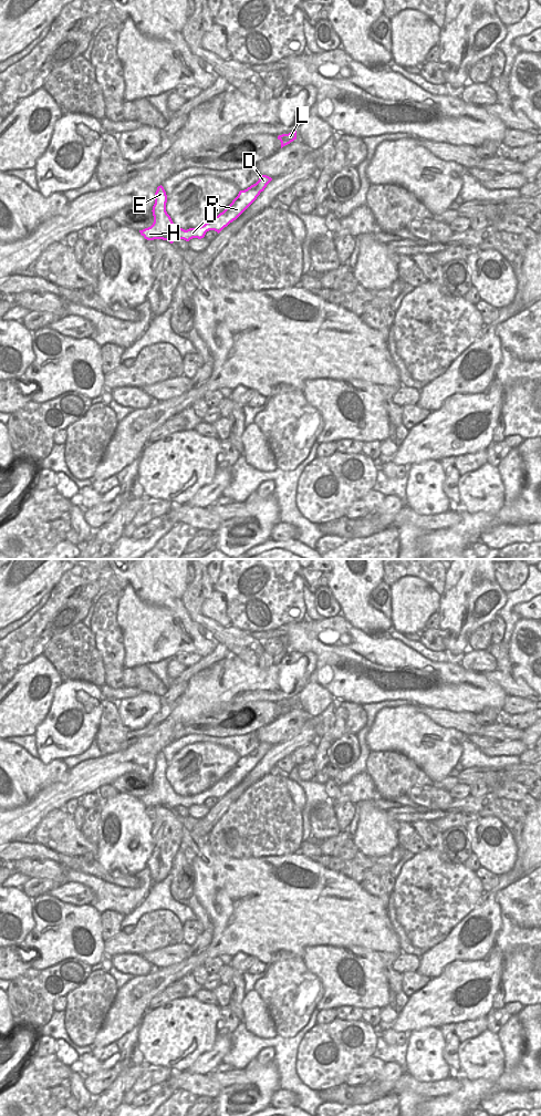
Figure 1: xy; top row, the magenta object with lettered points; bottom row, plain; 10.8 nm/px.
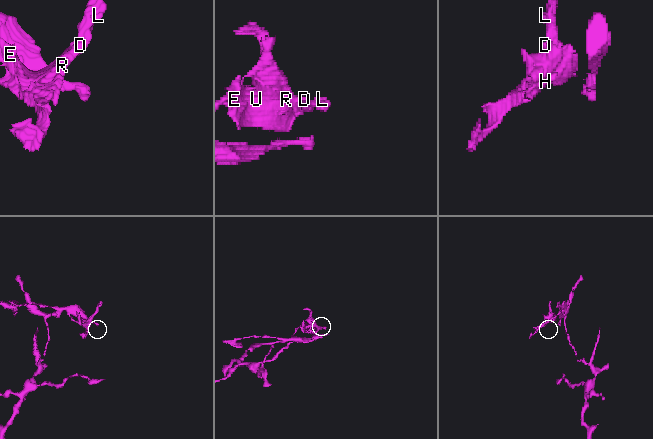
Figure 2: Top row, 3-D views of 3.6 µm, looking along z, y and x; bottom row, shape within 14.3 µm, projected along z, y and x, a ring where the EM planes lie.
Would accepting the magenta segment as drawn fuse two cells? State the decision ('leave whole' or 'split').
leave whole

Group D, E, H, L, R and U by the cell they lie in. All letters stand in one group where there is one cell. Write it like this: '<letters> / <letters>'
D E H L R U

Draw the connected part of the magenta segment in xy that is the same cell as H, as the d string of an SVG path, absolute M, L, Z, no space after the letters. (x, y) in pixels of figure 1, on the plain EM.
M260 742L259 747L247 756L240 757L238 763L222 779L205 792L198 795L189 795L187 797L176 794L170 783L167 781L167 762L164 754L160 752L155 760L155 771L152 777L154 789L150 794L139 797L139 799L147 807L163 806L170 810L177 806L184 806L186 808L189 808L193 805L201 806L209 797L215 797L219 800L257 766L271 747L271 744Z

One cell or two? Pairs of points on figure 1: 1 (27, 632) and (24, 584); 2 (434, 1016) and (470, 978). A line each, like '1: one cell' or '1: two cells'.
1: two cells
2: one cell

